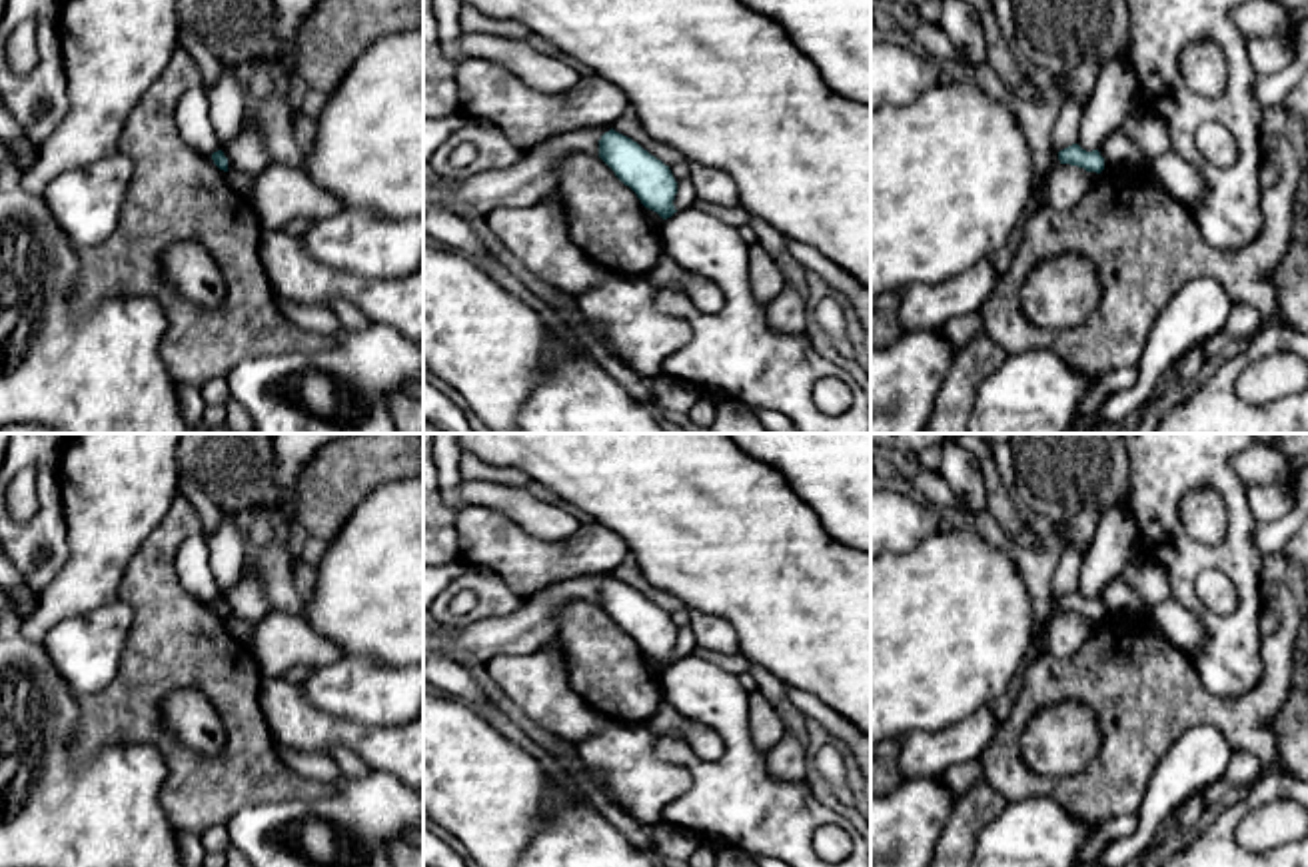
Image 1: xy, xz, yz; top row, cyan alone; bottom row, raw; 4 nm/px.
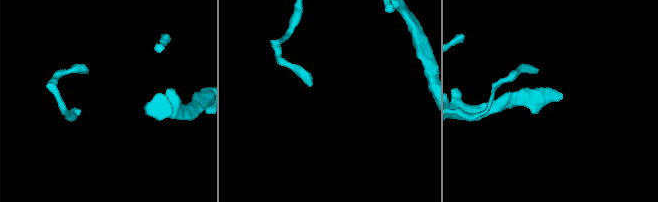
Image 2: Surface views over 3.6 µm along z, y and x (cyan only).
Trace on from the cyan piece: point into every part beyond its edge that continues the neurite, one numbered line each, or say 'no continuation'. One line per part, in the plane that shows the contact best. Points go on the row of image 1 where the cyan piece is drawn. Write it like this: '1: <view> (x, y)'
no continuation

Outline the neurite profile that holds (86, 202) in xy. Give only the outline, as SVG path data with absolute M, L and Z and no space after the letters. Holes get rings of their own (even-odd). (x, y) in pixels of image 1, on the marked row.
M116 152L46 186L42 196L76 248L96 246L116 230L132 174L134 162Z

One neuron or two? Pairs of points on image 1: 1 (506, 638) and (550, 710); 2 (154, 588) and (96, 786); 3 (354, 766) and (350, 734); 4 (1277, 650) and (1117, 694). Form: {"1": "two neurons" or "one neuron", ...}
{"1": "two neurons", "2": "two neurons", "3": "two neurons", "4": "one neuron"}

